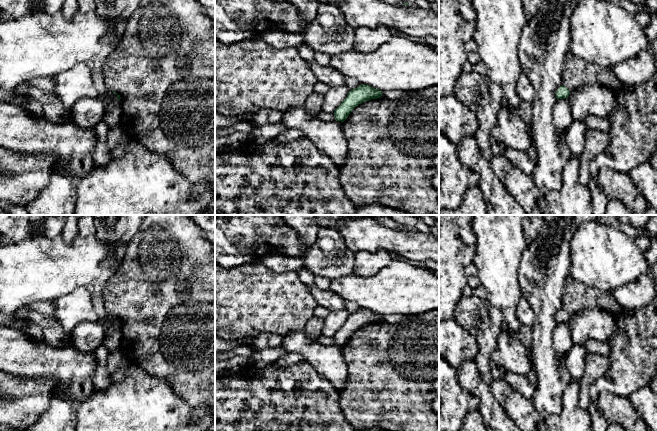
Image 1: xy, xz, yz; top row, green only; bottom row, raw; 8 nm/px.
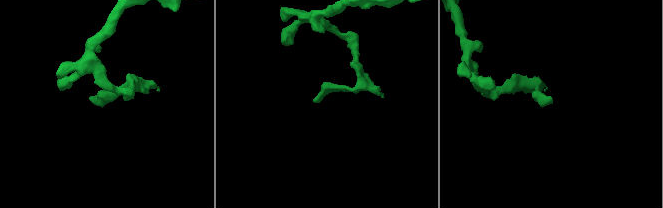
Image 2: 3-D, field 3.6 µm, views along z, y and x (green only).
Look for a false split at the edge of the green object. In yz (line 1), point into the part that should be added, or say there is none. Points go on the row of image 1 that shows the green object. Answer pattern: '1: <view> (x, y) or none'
1: none

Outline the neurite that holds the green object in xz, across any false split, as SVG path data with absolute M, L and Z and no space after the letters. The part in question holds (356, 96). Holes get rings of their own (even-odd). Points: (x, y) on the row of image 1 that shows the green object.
M364 84L351 89L341 105L334 111L335 120L344 122L356 106L371 99L381 98L381 96L381 90Z

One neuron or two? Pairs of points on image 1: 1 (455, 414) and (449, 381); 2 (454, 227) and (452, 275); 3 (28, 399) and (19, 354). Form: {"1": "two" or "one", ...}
{"1": "one", "2": "one", "3": "two"}

